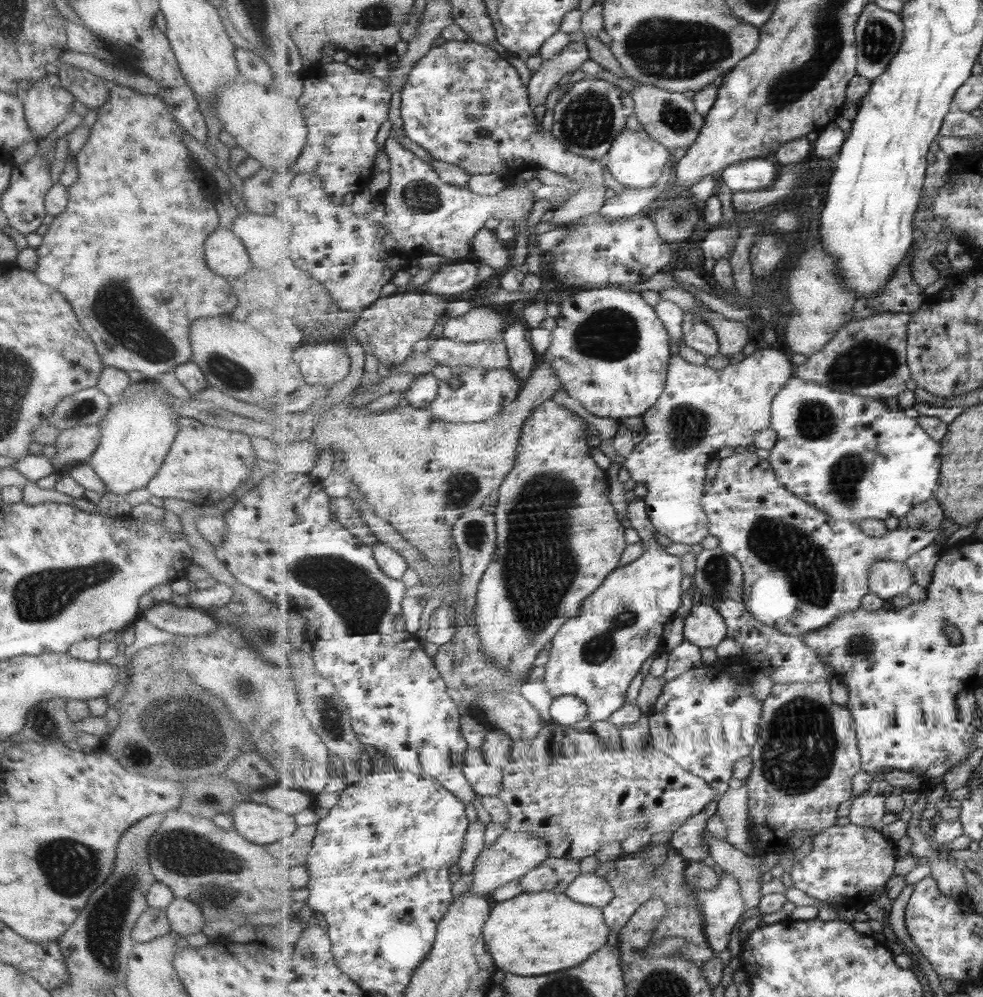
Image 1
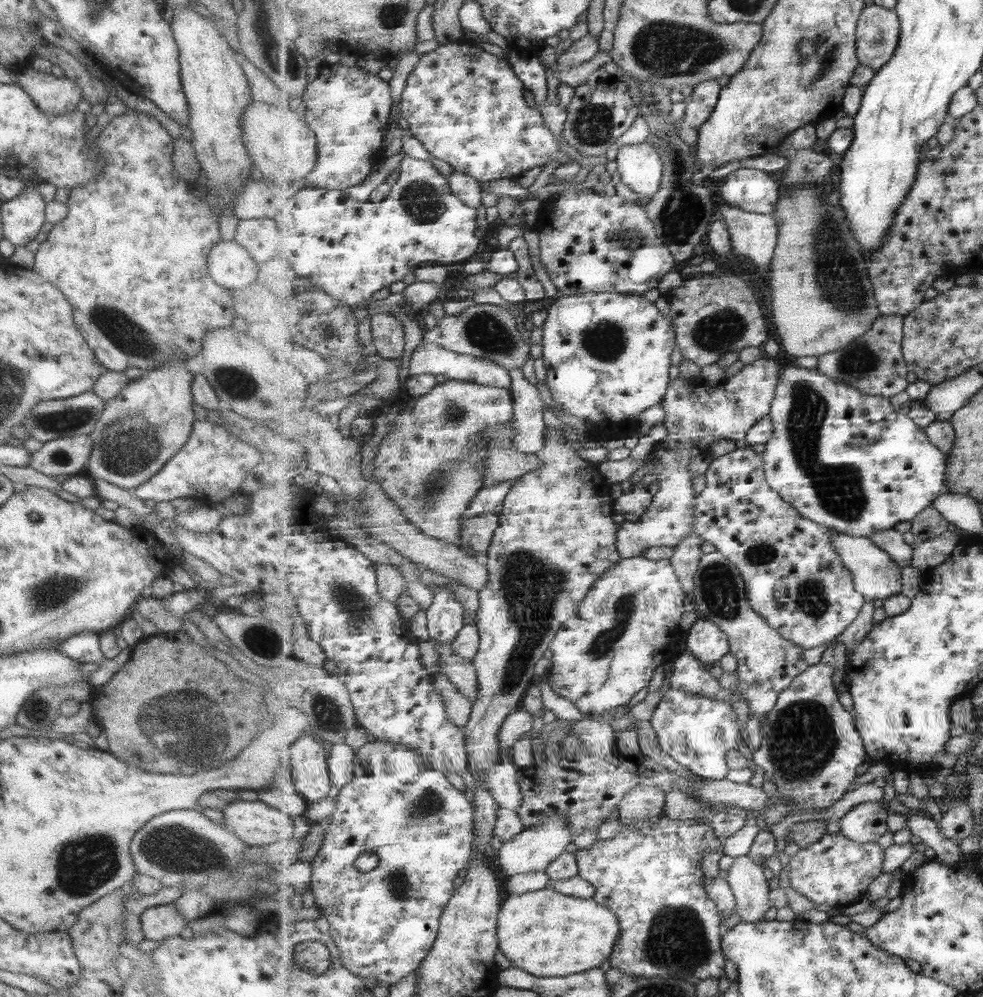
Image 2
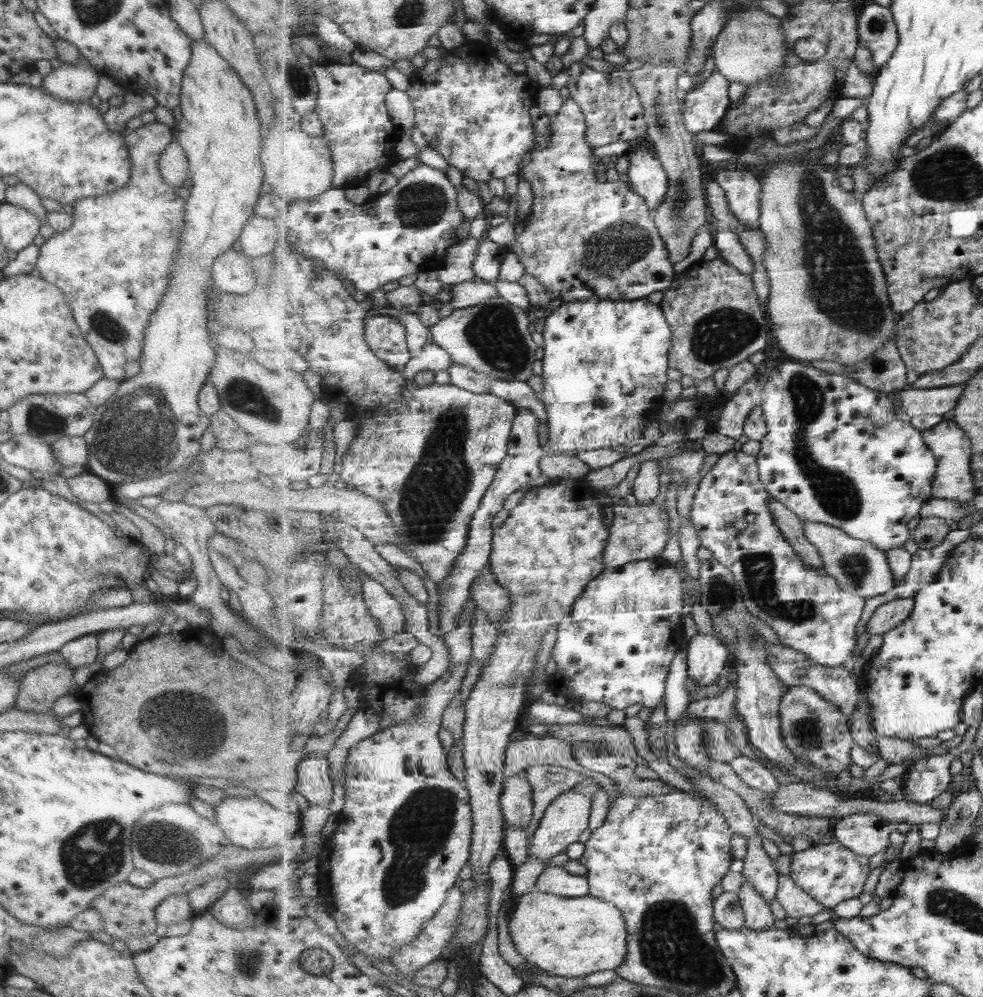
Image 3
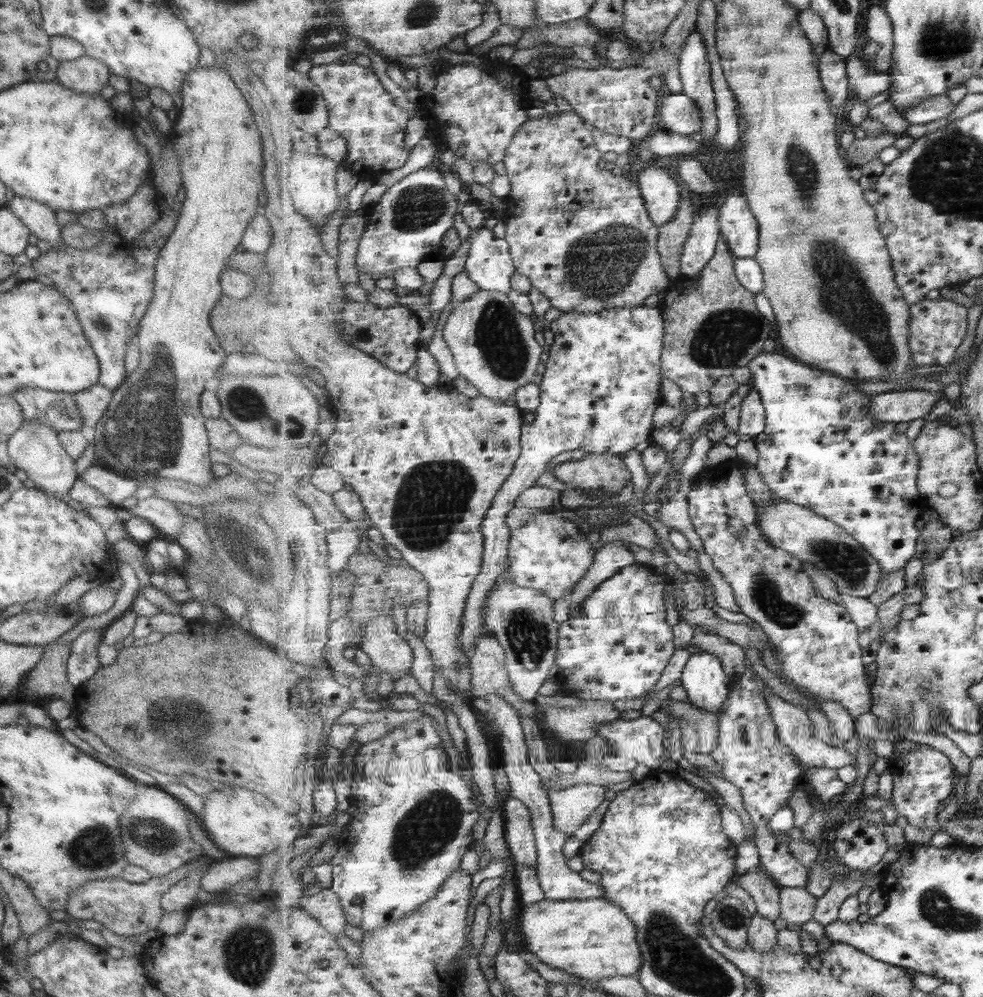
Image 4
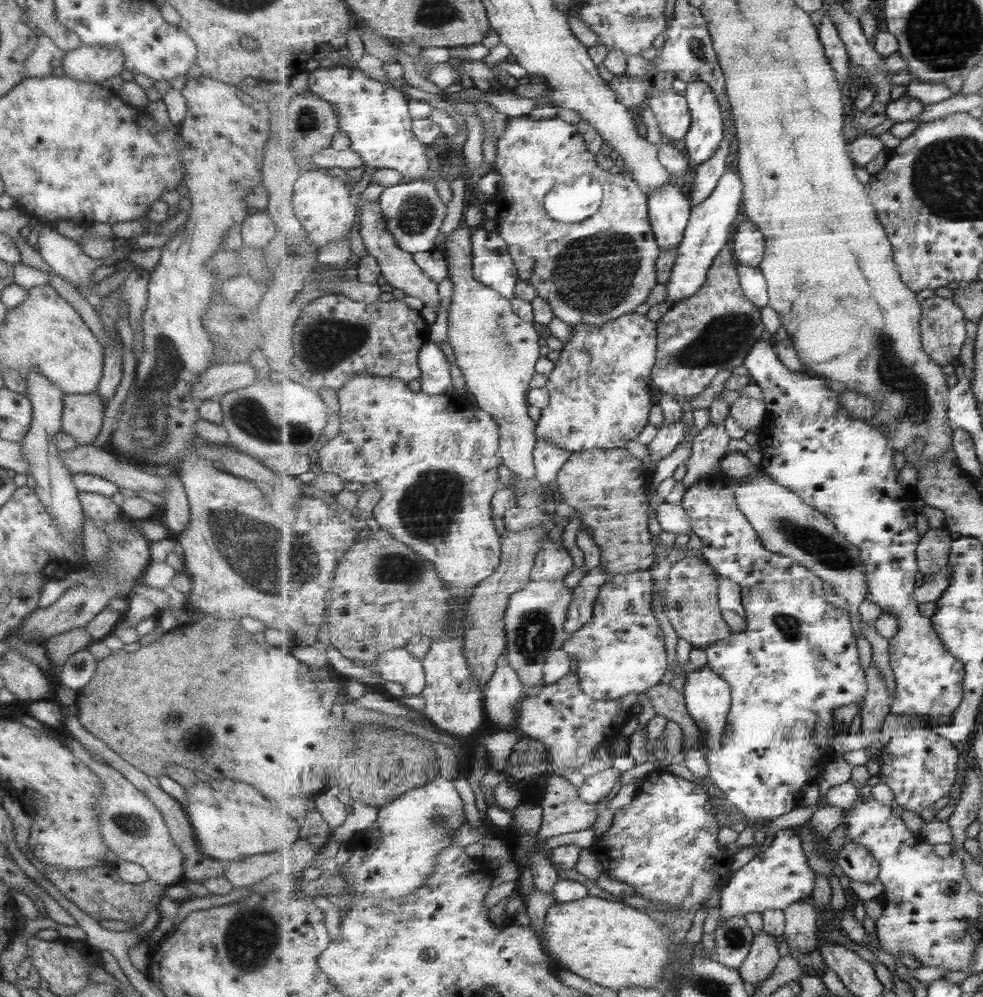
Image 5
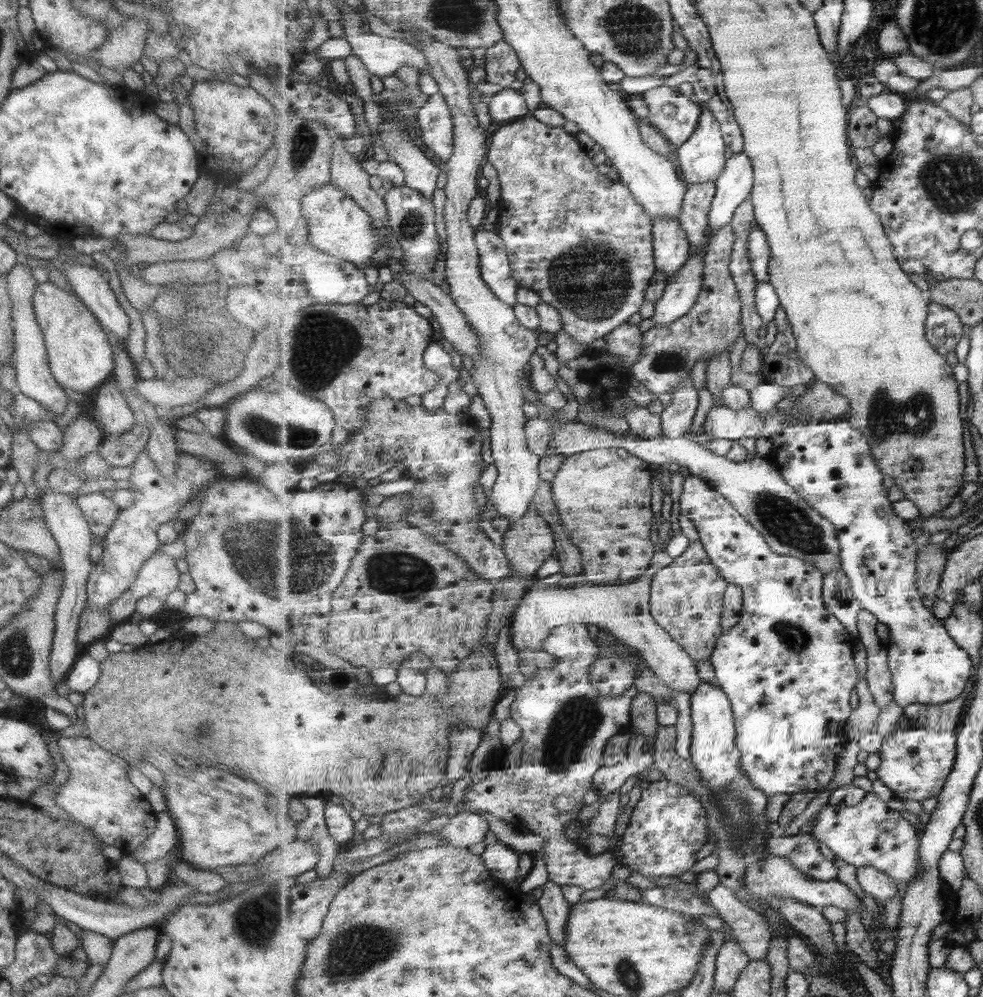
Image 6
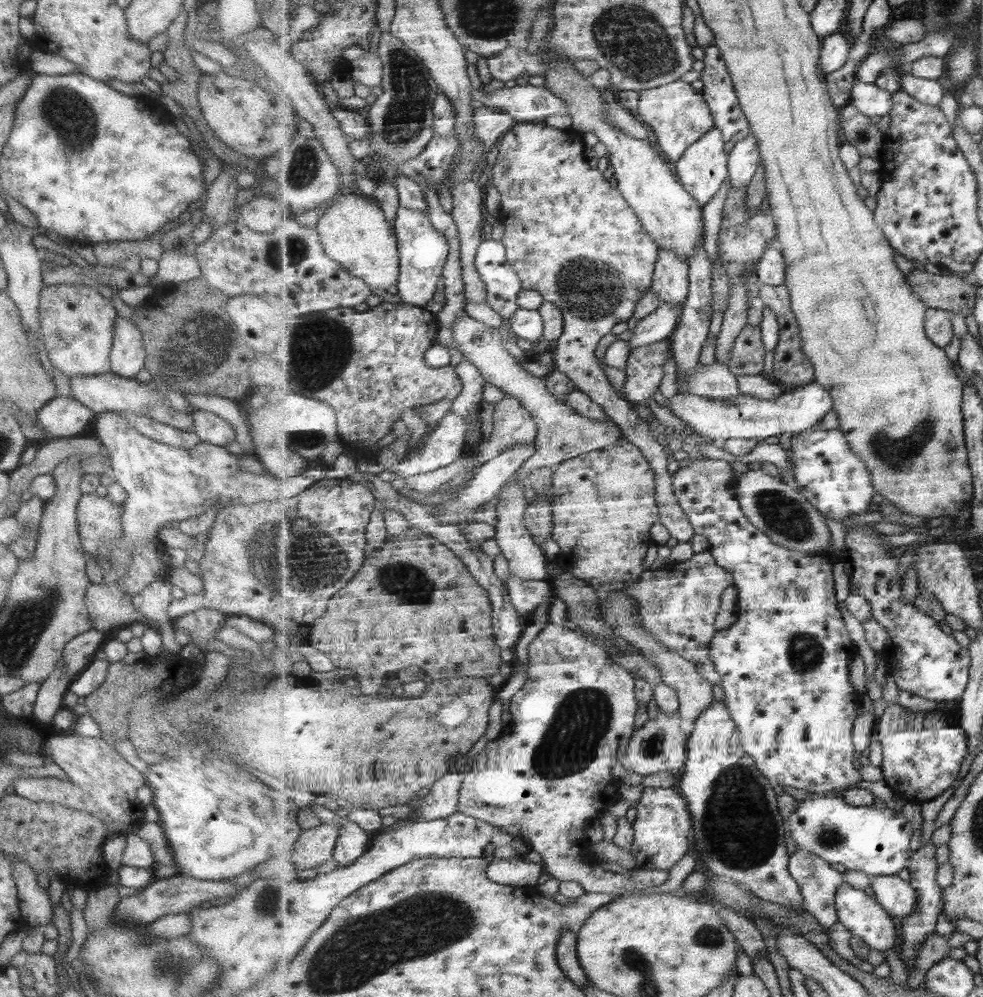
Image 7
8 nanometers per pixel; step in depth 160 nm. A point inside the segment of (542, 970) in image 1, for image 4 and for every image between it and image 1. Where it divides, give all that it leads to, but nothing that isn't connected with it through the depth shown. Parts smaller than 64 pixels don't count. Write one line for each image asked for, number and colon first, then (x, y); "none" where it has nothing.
2: (548, 934)
3: (568, 937)
4: (594, 939)

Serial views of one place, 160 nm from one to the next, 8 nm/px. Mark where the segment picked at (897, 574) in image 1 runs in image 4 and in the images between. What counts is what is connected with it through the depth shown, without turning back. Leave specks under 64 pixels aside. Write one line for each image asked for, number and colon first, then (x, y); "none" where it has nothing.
2: (877, 575)
3: (861, 568)
4: (812, 538)

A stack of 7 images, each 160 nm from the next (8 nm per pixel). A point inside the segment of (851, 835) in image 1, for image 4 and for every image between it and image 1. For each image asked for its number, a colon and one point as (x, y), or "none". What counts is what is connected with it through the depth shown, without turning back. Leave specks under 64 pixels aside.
2: (836, 870)
3: (831, 873)
4: (822, 873)

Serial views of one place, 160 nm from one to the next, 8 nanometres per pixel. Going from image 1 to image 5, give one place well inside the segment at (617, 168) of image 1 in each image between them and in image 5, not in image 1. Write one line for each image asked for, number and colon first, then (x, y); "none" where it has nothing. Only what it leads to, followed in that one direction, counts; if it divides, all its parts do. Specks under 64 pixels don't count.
2: (641, 166)
3: (647, 176)
4: (662, 192)
5: (670, 210)

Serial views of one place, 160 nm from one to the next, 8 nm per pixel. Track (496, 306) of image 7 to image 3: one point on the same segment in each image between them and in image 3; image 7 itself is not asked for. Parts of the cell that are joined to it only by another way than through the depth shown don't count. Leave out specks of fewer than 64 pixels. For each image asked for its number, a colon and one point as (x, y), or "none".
3: (487, 264)
4: (490, 264)
5: (493, 264)
6: (496, 270)

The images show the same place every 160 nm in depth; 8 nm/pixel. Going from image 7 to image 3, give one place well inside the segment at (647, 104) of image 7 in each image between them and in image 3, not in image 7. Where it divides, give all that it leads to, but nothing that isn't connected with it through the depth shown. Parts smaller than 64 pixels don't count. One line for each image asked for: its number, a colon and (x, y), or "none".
3: (705, 106)
4: (678, 112)
5: (671, 108)
6: (676, 116)

